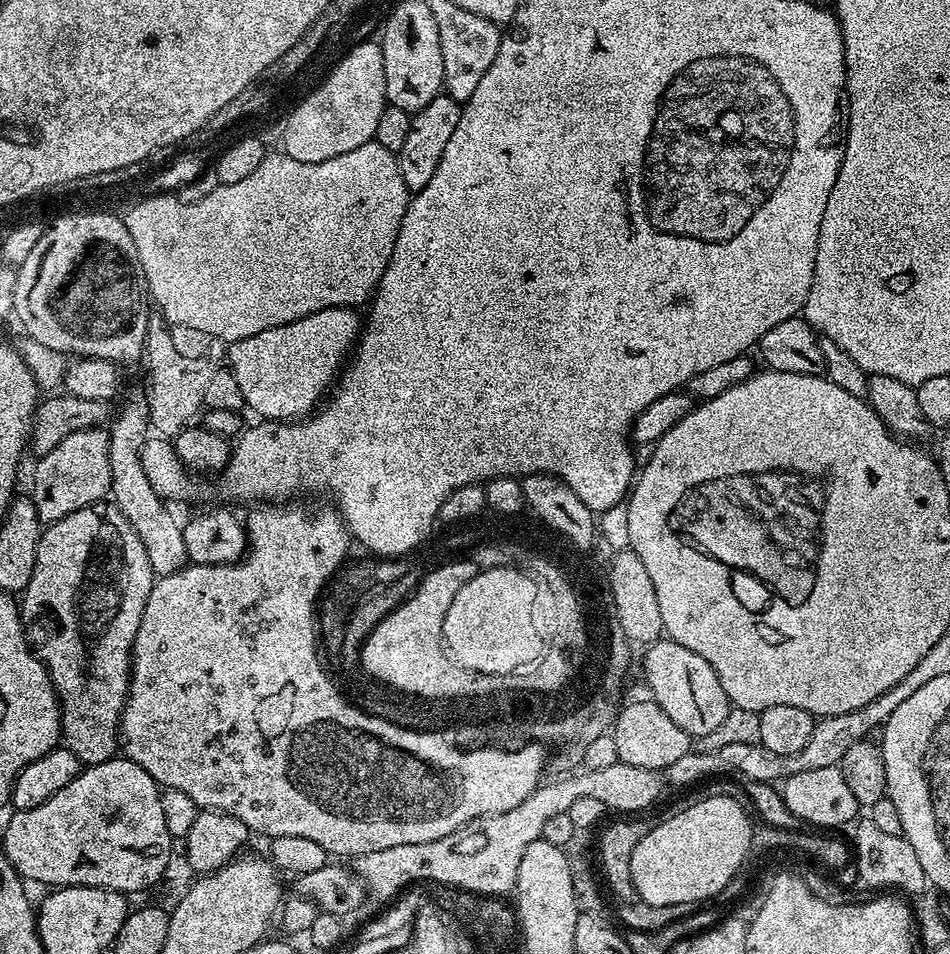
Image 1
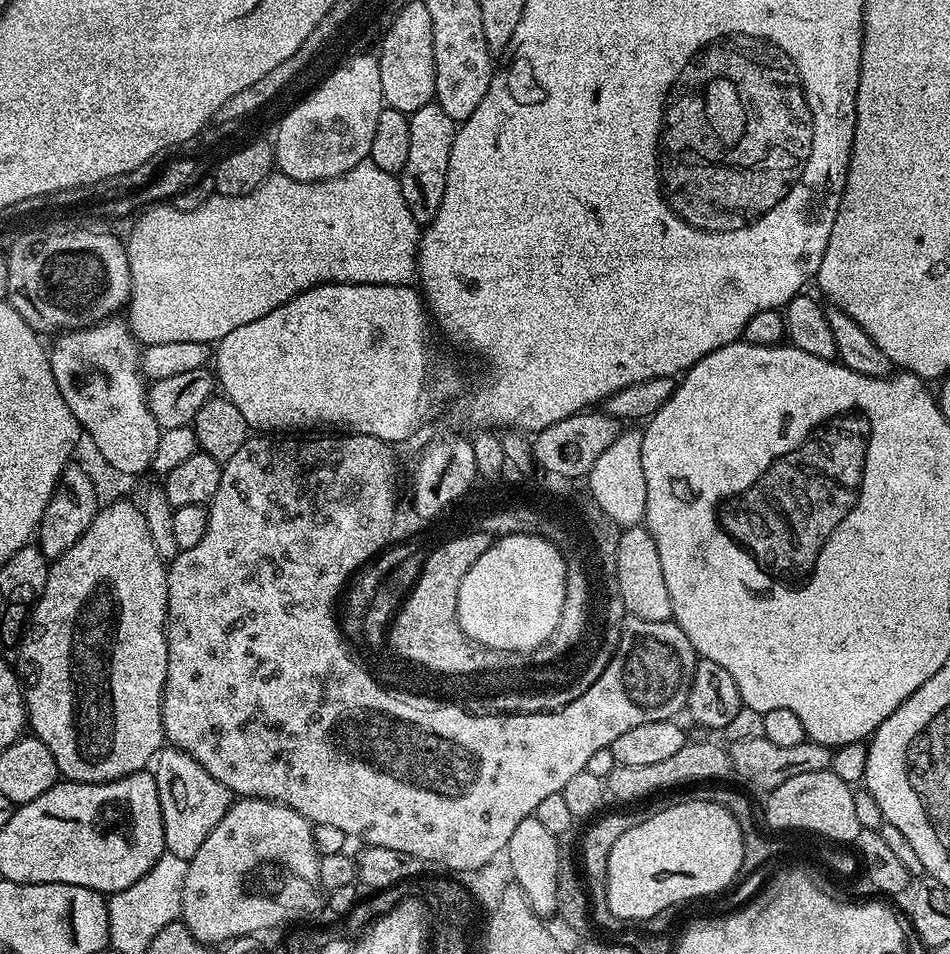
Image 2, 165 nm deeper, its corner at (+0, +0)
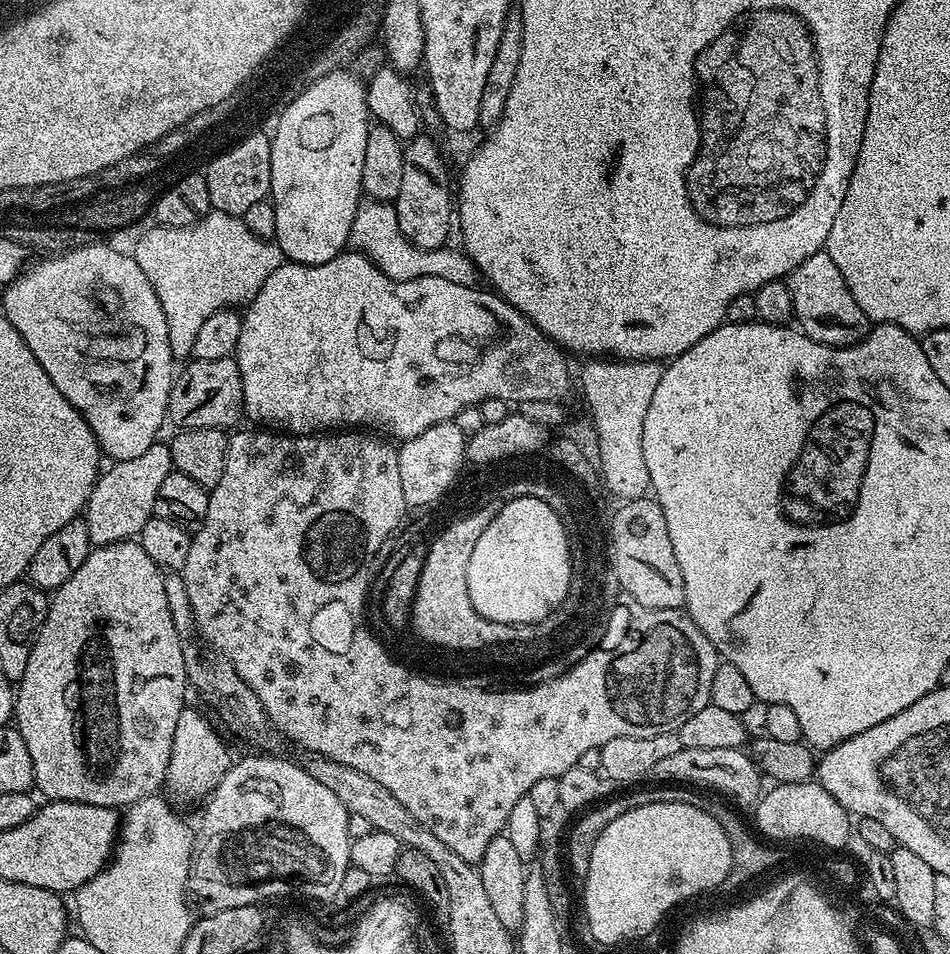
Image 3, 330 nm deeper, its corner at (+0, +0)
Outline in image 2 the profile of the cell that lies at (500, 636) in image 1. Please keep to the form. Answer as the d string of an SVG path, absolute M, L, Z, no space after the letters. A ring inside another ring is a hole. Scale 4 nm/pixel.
M514 533L509 536L502 536L493 539L492 545L488 550L468 570L465 577L462 578L461 585L458 586L457 600L457 620L464 624L464 629L471 631L476 640L483 640L487 644L495 644L496 648L532 648L539 644L545 636L548 636L550 627L556 624L558 611L560 611L560 599L563 595L563 564L560 563L560 557L552 551L551 546L544 544L540 536L530 533Z

